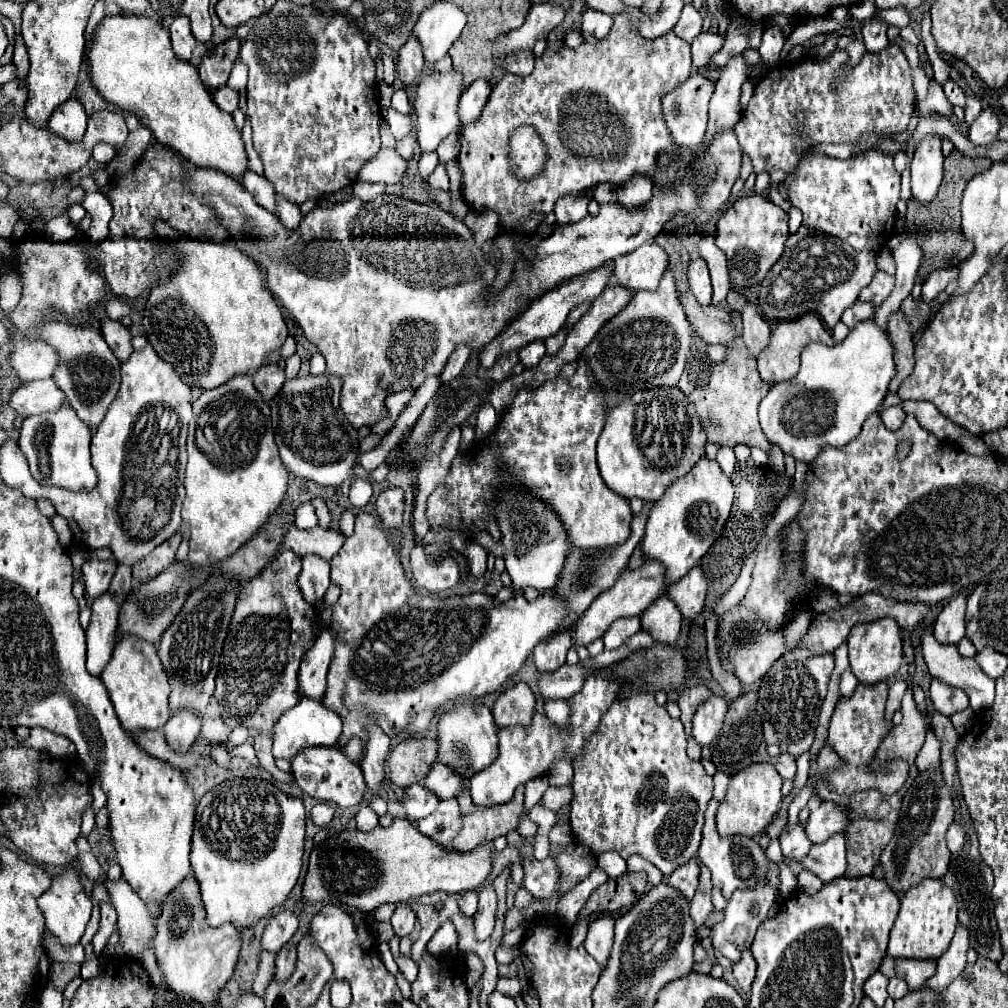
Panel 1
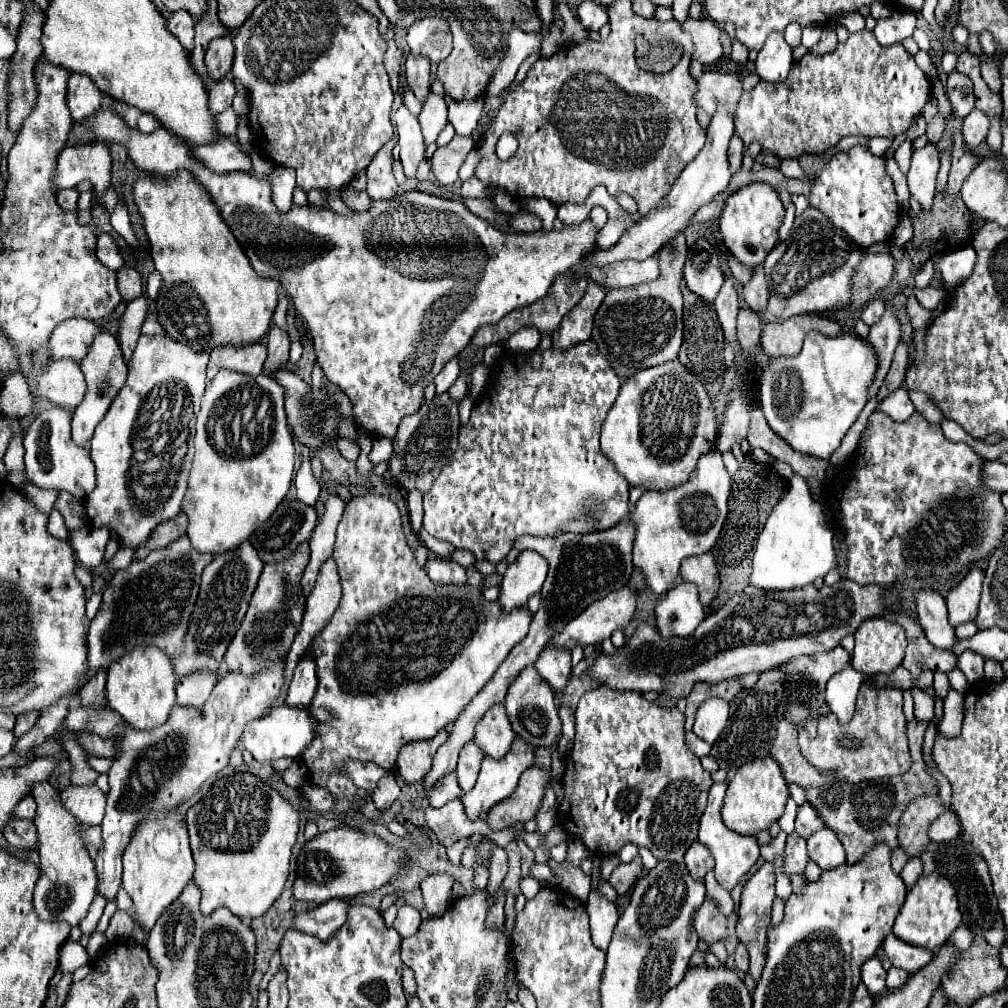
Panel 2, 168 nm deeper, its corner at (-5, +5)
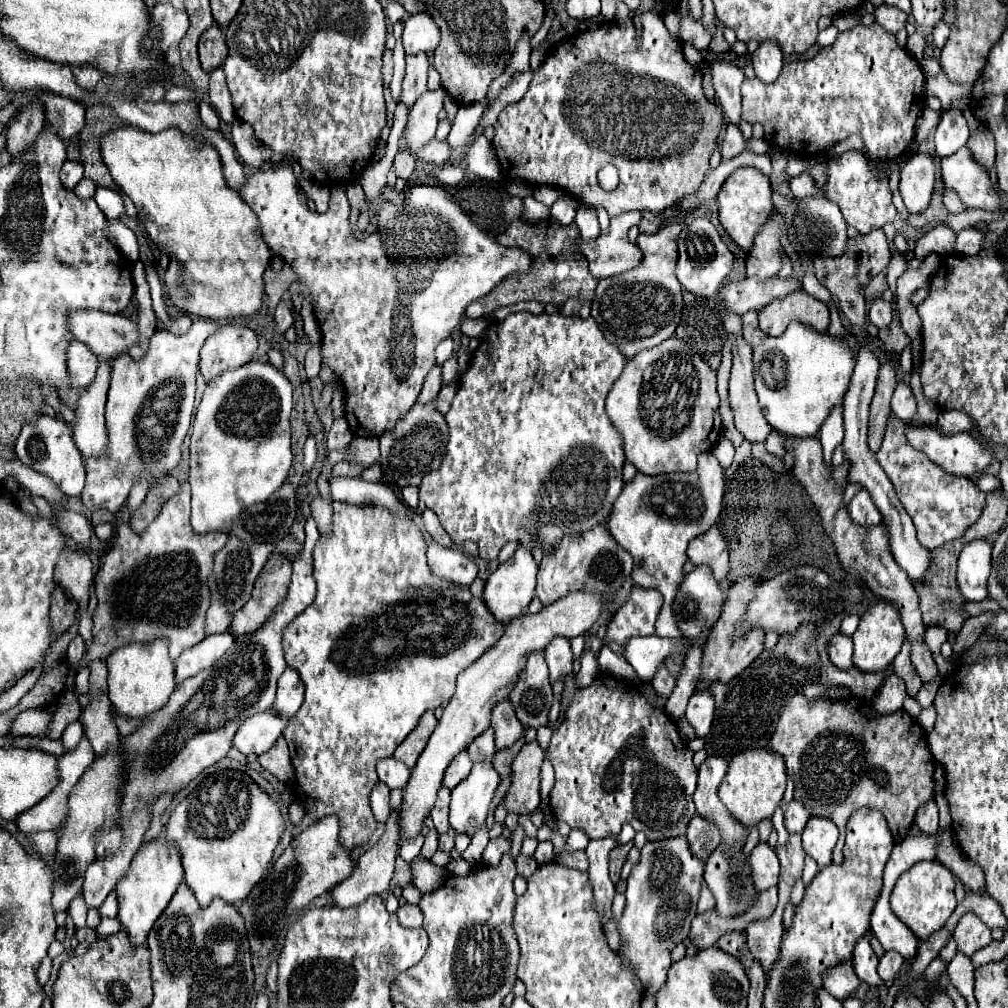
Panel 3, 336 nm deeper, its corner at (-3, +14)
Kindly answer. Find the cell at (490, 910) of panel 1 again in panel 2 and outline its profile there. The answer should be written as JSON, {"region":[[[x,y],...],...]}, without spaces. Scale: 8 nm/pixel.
{"region":[[[495,847],[493,849],[493,857],[491,857],[489,883],[487,883],[487,893],[489,895],[497,895],[505,875],[507,875],[507,853],[501,847]]]}

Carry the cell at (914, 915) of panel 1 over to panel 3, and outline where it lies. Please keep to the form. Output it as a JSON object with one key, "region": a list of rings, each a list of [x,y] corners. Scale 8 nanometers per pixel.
{"region":[[[937,860],[933,862],[917,862],[913,868],[901,874],[897,880],[893,892],[891,892],[891,910],[895,916],[905,922],[911,932],[919,940],[927,940],[935,930],[943,928],[947,918],[953,912],[953,906],[957,906],[955,900],[955,880],[953,874]]]}

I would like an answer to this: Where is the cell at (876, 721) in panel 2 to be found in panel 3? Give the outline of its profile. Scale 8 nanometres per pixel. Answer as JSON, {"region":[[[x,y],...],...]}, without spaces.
{"region":[[[895,674],[889,676],[883,682],[883,686],[879,688],[877,696],[873,698],[873,708],[879,714],[891,714],[891,712],[899,710],[903,706],[903,690],[905,690],[903,680],[897,678]]]}

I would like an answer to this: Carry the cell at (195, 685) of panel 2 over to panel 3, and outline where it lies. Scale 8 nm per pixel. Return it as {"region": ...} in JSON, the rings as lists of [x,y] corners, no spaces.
{"region":[[[229,632],[223,634],[211,634],[205,636],[199,644],[193,648],[187,648],[177,660],[175,660],[175,680],[181,684],[183,680],[195,676],[203,668],[211,668],[221,660],[221,656],[233,646],[233,636]]]}

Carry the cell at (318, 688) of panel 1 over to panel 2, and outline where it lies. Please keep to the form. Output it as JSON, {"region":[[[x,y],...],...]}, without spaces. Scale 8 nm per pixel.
{"region":[[[305,657],[295,667],[285,703],[293,707],[299,707],[299,705],[307,707],[313,701],[315,691],[317,691],[317,665],[315,665],[315,659]]]}

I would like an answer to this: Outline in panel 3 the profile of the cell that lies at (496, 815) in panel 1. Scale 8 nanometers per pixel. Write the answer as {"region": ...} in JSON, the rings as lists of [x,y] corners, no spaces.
{"region":[[[535,742],[525,744],[513,760],[513,782],[507,790],[505,804],[507,810],[517,814],[531,814],[541,798],[539,798],[539,770],[545,752]]]}

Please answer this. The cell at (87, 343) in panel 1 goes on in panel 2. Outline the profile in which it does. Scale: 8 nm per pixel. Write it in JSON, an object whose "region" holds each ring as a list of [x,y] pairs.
{"region":[[[101,331],[99,335],[95,335],[87,357],[81,359],[79,365],[81,365],[81,373],[85,375],[87,391],[85,391],[85,397],[79,403],[79,407],[75,407],[75,411],[73,411],[73,441],[77,445],[89,445],[95,427],[99,425],[99,421],[109,411],[115,395],[119,393],[119,387],[125,385],[127,363],[123,359],[123,353],[121,353],[121,347],[117,343],[117,337],[111,335],[109,331]]]}

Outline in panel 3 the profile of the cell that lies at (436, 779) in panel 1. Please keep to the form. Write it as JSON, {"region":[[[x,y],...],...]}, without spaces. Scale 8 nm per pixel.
{"region":[[[487,728],[481,736],[477,736],[477,740],[473,740],[467,750],[469,750],[473,762],[491,762],[497,752],[493,728]]]}

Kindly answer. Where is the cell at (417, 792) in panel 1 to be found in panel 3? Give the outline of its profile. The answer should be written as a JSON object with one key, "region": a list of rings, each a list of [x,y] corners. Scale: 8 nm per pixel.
{"region":[[[463,750],[461,754],[457,754],[457,756],[455,756],[455,760],[449,764],[449,768],[445,770],[443,786],[445,786],[445,788],[449,788],[449,790],[451,790],[453,786],[457,786],[457,782],[461,782],[463,778],[467,778],[467,776],[469,776],[471,766],[473,766],[473,762],[471,762],[471,758],[469,758],[469,752],[467,752],[467,750]]]}

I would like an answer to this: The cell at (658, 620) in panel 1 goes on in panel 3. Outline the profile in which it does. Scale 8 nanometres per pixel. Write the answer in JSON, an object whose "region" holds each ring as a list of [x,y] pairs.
{"region":[[[697,566],[693,572],[689,572],[683,578],[673,602],[673,614],[681,628],[681,634],[687,638],[699,638],[705,630],[711,630],[721,614],[723,602],[725,602],[725,594],[721,590],[721,584],[713,578],[713,572],[709,566]]]}

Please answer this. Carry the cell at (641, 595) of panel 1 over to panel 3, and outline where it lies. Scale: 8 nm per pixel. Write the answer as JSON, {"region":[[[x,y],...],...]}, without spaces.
{"region":[[[577,592],[567,594],[565,598],[559,598],[557,602],[543,606],[537,614],[525,614],[505,626],[503,636],[479,658],[475,660],[469,670],[463,670],[457,678],[457,692],[449,700],[449,704],[443,710],[443,716],[437,722],[435,732],[429,738],[429,744],[421,752],[417,764],[411,770],[411,776],[403,788],[403,804],[399,810],[399,840],[409,840],[419,836],[423,828],[423,820],[433,808],[433,802],[437,798],[437,790],[441,788],[443,774],[449,766],[449,762],[465,750],[489,724],[491,724],[491,710],[499,700],[505,700],[509,692],[513,690],[519,674],[525,668],[527,656],[533,650],[545,650],[547,644],[555,636],[575,638],[585,634],[595,620],[601,614],[603,600],[597,594],[589,592]]]}

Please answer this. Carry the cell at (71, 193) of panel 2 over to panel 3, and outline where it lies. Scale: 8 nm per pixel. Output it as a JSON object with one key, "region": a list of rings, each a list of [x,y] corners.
{"region":[[[65,160],[63,168],[61,168],[61,182],[65,188],[73,190],[75,184],[83,178],[83,166],[75,160]]]}

